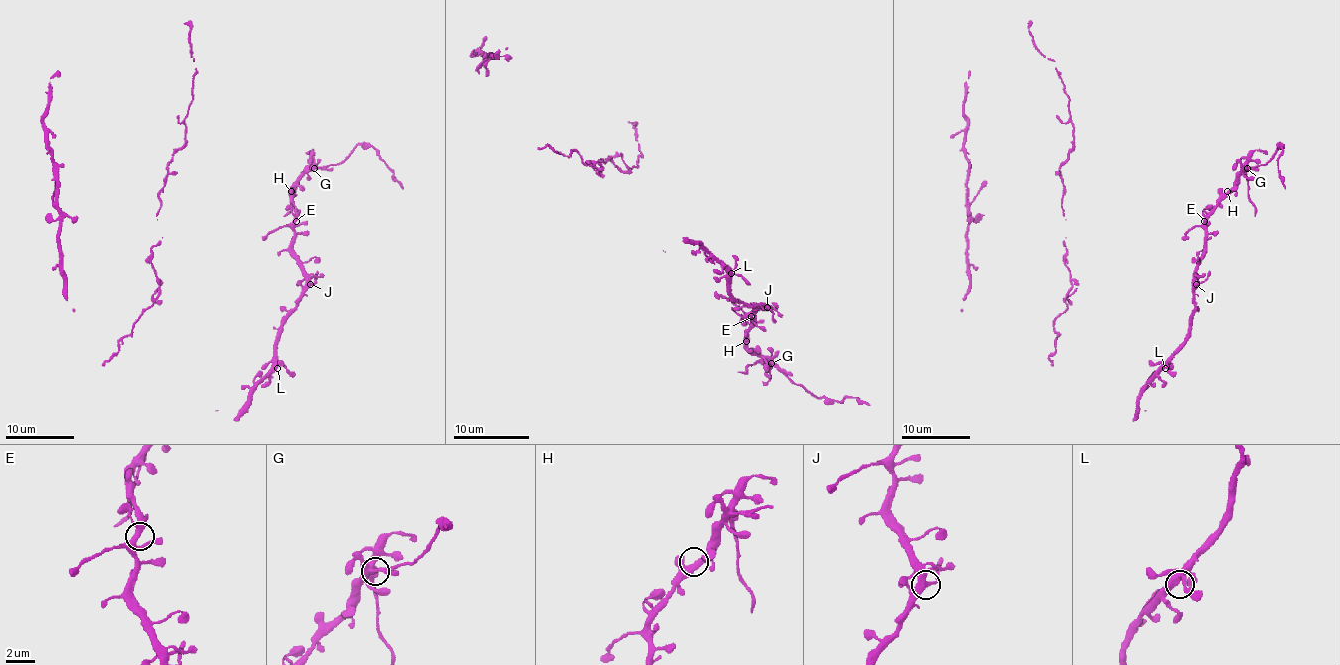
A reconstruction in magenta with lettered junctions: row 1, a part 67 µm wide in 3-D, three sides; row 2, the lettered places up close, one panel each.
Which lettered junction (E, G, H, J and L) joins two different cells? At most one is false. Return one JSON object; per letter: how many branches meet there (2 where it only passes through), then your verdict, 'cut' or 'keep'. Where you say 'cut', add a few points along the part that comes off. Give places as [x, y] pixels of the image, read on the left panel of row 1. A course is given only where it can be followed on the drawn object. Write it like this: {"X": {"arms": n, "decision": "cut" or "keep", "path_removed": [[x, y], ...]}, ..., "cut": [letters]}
{"E": {"arms": 5, "decision": "keep"}, "G": {"arms": 4, "decision": "cut", "path_removed": [[313, 169], [335, 165], [356, 147], [366, 145], [377, 152], [403, 188]]}, "H": {"arms": 3, "decision": "keep"}, "J": {"arms": 4, "decision": "keep"}, "L": {"arms": 4, "decision": "keep"}, "cut": ["G"]}

